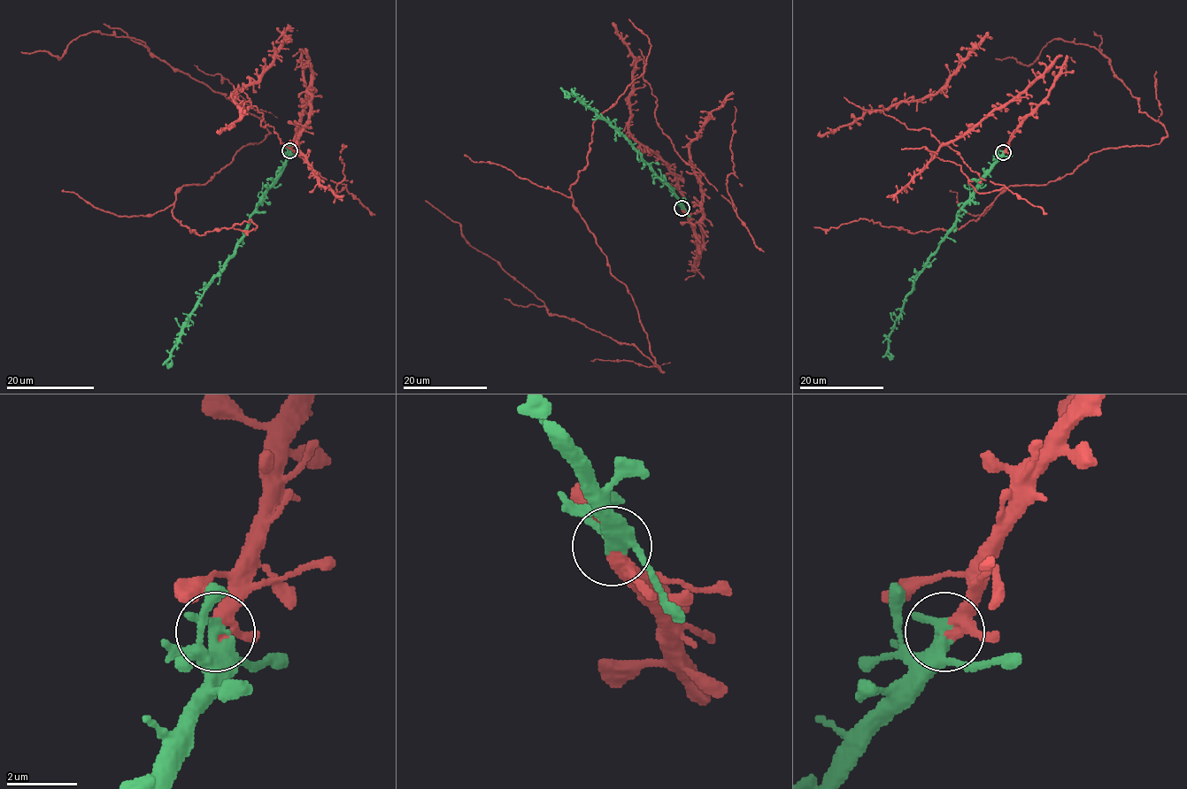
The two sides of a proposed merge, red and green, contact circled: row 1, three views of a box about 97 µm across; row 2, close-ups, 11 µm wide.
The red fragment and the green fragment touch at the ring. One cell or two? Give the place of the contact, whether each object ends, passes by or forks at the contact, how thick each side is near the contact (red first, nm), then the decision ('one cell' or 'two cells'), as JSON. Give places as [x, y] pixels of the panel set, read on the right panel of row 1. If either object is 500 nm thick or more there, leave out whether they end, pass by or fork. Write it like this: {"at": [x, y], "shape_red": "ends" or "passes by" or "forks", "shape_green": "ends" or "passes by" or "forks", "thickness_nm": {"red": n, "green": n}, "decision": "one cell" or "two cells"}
{"at": [1003, 152], "shape_red": "passes by", "shape_green": "passes by", "thickness_nm": {"red": 340, "green": 400}, "decision": "one cell"}

